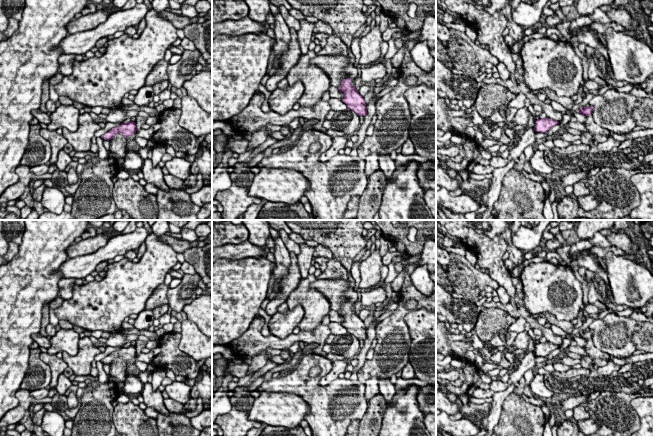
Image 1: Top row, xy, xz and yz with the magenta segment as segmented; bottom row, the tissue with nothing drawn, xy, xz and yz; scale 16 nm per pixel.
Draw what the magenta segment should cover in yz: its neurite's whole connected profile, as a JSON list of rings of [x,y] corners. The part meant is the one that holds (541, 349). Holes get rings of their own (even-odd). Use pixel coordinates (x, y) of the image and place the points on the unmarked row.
[[[548,341],[545,343],[540,342],[536,344],[534,354],[535,356],[546,357],[557,348],[559,348],[558,345],[550,343]]]

